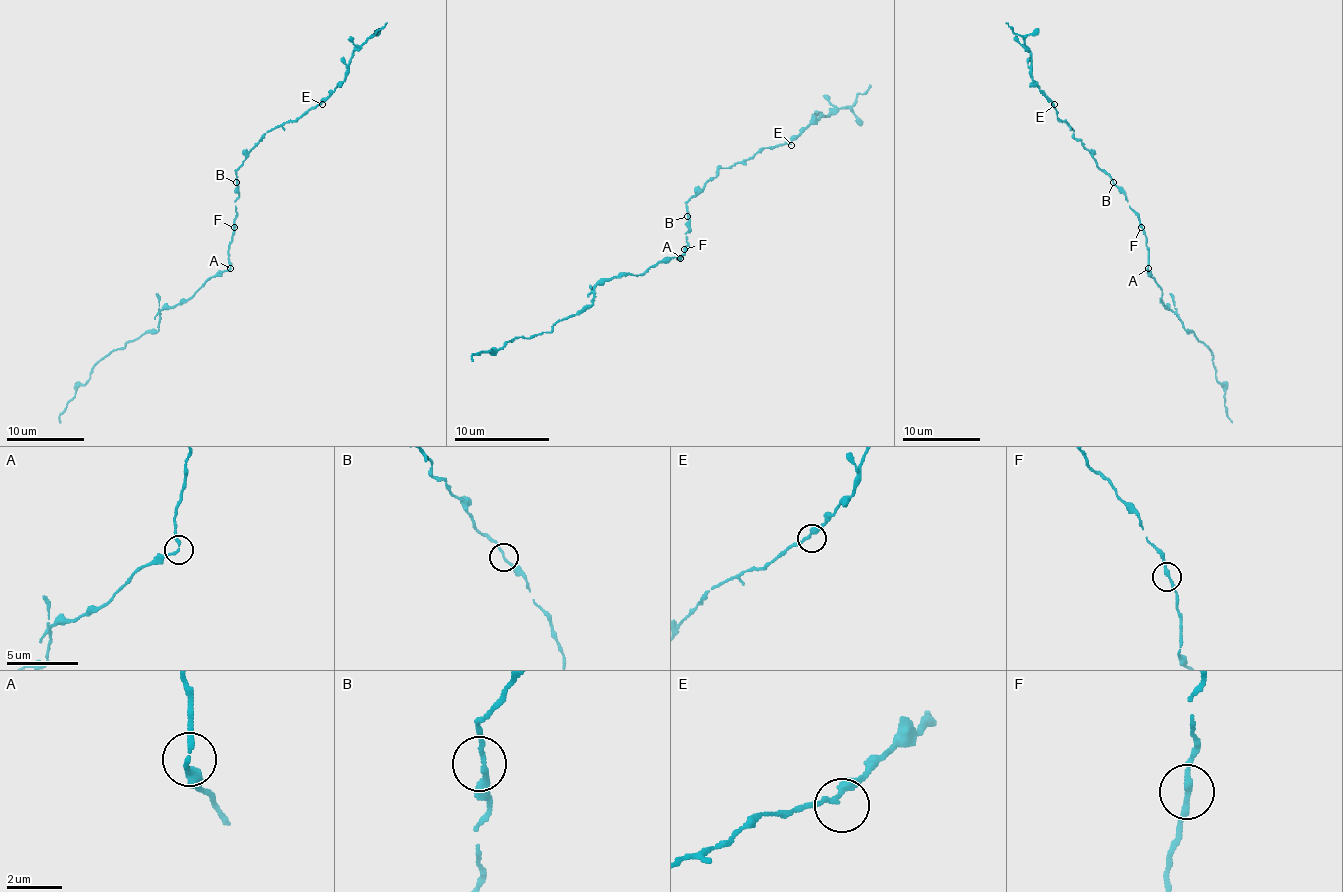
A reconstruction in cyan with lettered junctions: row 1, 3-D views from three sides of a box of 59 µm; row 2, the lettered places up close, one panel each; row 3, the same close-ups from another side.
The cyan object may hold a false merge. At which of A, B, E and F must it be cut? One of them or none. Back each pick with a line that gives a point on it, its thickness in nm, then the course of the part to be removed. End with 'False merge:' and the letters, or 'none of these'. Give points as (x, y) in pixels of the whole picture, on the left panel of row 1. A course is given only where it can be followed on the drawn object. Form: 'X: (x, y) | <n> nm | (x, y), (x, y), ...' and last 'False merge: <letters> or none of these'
A: (230, 268) | 170 nm | (230, 268), (218, 270), (187, 300), (159, 311), (157, 329), (111, 351), (77, 388), (60, 423)
False merge: A

